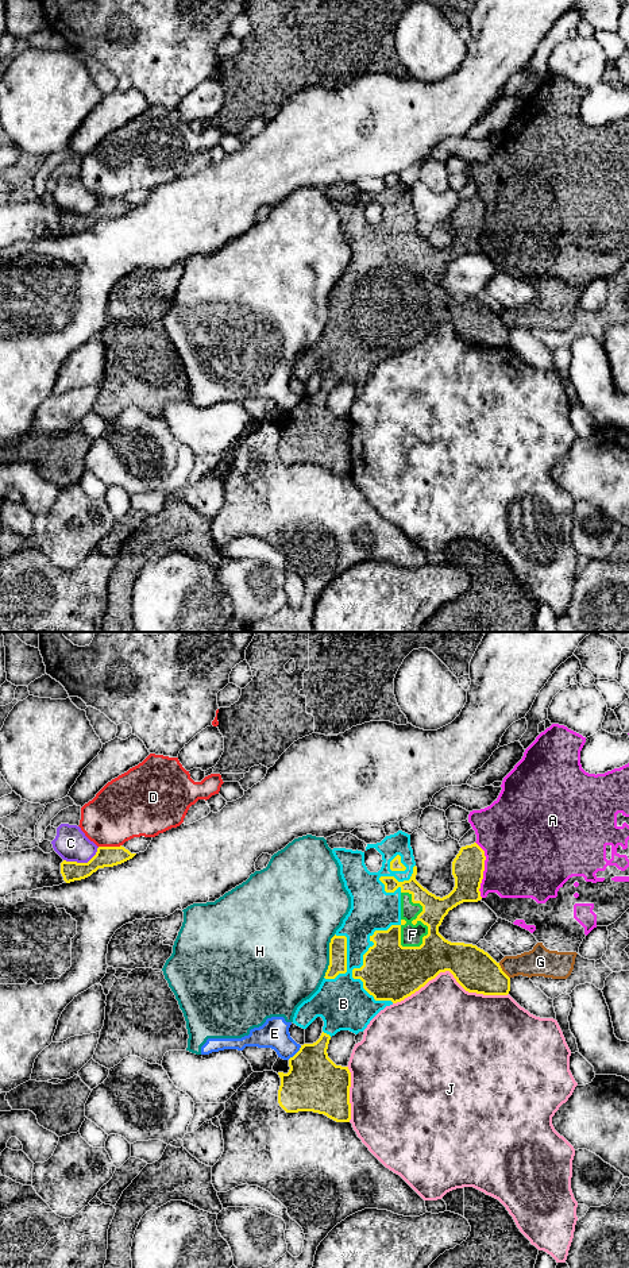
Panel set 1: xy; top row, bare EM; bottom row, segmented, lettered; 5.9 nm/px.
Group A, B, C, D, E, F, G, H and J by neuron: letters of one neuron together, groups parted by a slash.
A G / B F / C / D / E H / J

